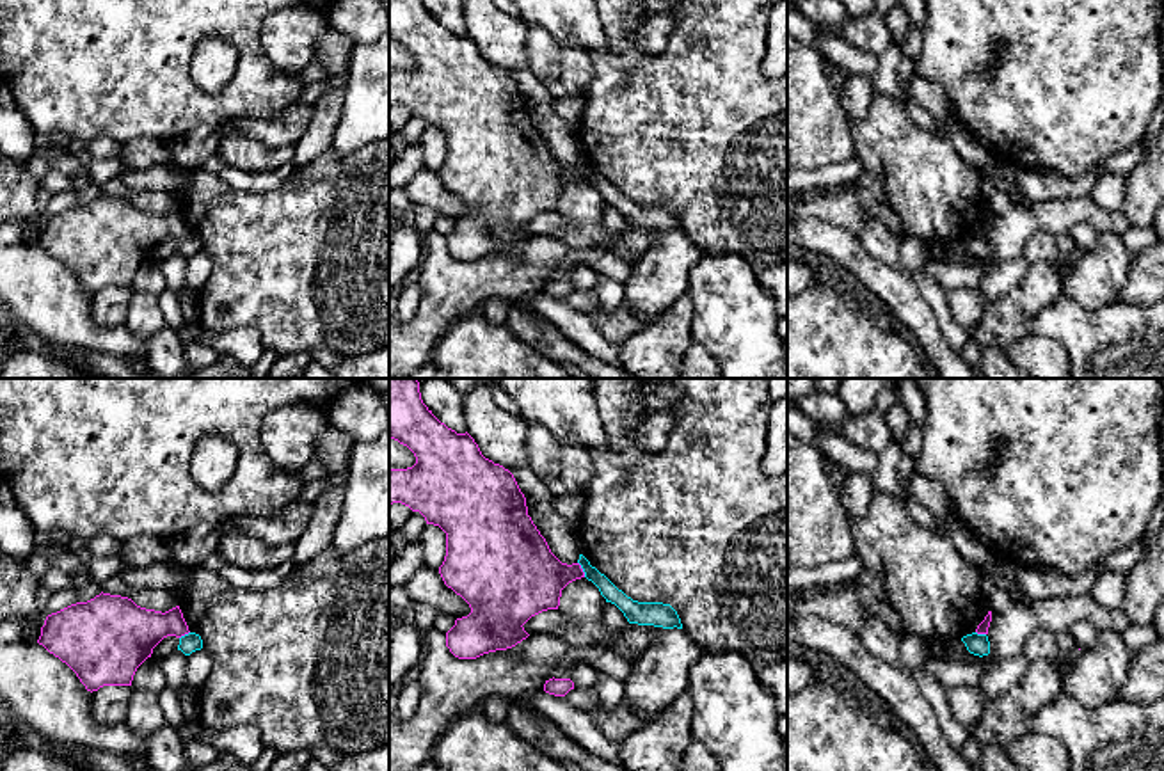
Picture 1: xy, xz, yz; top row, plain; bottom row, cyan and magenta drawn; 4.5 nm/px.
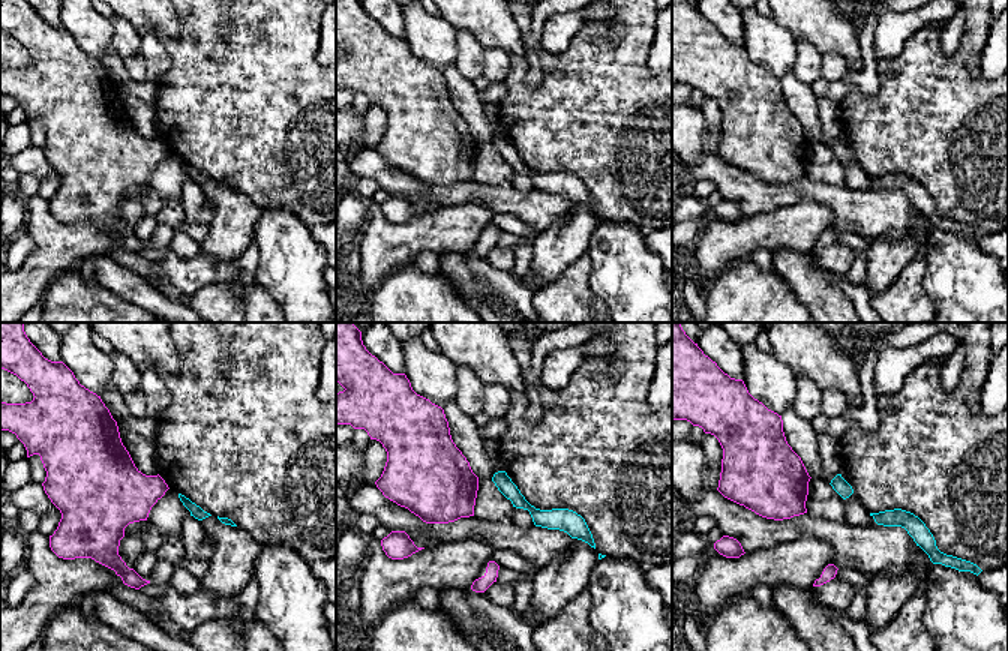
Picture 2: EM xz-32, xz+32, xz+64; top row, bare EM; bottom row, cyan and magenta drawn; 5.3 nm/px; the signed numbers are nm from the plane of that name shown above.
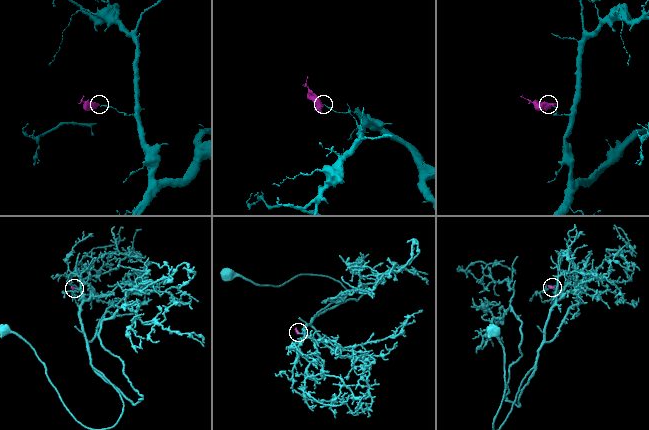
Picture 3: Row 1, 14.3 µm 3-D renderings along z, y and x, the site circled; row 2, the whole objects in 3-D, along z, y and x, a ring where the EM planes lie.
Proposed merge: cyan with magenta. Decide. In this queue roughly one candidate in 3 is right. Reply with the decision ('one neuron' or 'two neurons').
two neurons

